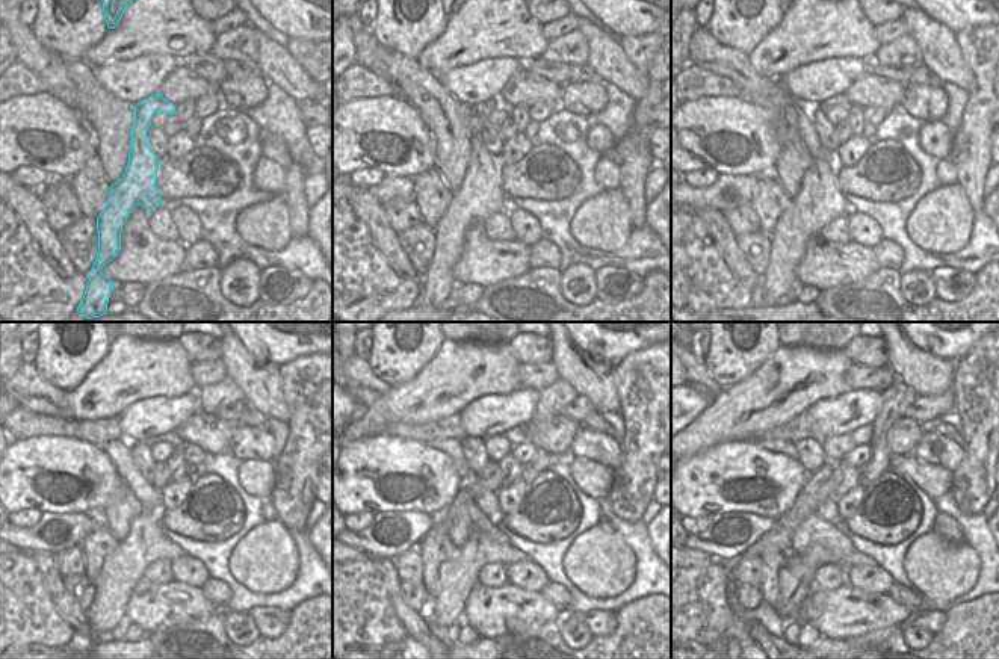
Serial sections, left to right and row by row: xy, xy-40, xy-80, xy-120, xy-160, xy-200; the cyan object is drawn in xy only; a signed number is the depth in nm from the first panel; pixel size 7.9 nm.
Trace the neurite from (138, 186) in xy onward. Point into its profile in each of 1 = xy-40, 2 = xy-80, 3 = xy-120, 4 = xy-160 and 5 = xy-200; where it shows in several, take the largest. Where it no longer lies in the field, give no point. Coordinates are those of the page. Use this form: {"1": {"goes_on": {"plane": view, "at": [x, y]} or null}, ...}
{"1": {"goes_on": {"plane": "xy-40", "at": [479, 195]}}, "2": {"goes_on": {"plane": "xy-80", "at": [819, 200]}}, "3": {"goes_on": {"plane": "xy-120", "at": [145, 543]}}, "4": {"goes_on": {"plane": "xy-160", "at": [458, 575]}}, "5": {"goes_on": {"plane": "xy-200", "at": [797, 581]}}}

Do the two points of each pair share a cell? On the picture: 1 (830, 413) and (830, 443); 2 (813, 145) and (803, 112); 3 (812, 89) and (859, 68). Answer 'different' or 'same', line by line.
1: different
2: same
3: same

